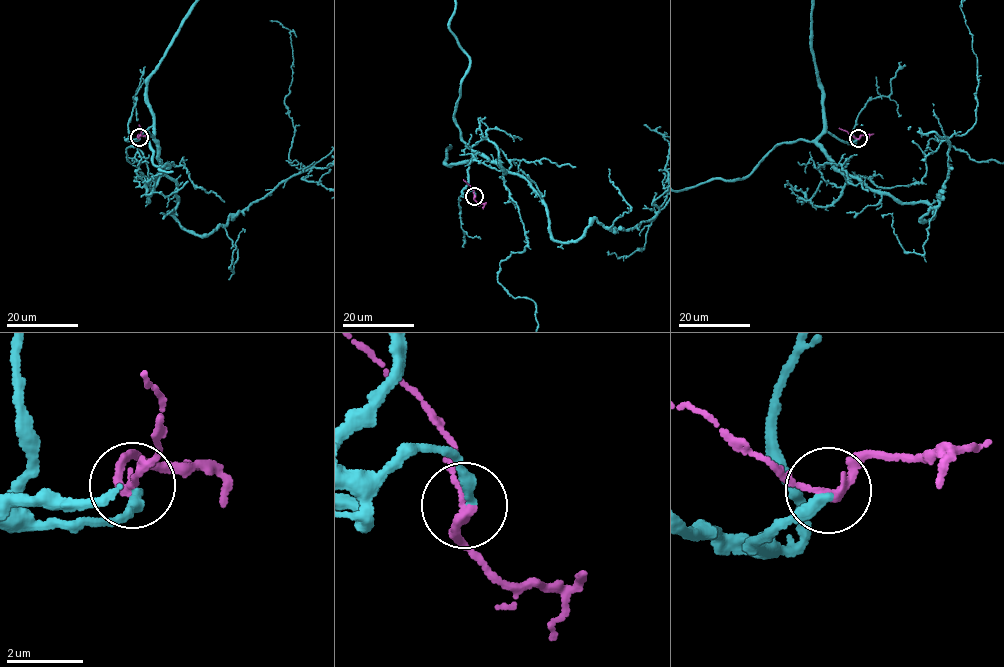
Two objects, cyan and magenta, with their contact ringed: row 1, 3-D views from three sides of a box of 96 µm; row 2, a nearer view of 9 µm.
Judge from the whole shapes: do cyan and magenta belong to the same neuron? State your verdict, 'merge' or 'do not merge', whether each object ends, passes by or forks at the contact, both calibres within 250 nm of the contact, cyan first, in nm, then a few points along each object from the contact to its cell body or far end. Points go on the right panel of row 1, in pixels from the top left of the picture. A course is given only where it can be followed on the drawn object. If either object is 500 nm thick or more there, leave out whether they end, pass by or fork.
merge; cyan ends; magenta passes by; calibres 300 and 190 nm; course cyan (858, 139), (847, 143), (825, 129), (812, 141), (776, 146), (735, 180), (710, 179), (678, 191); course magenta (858, 138), (838, 128)

